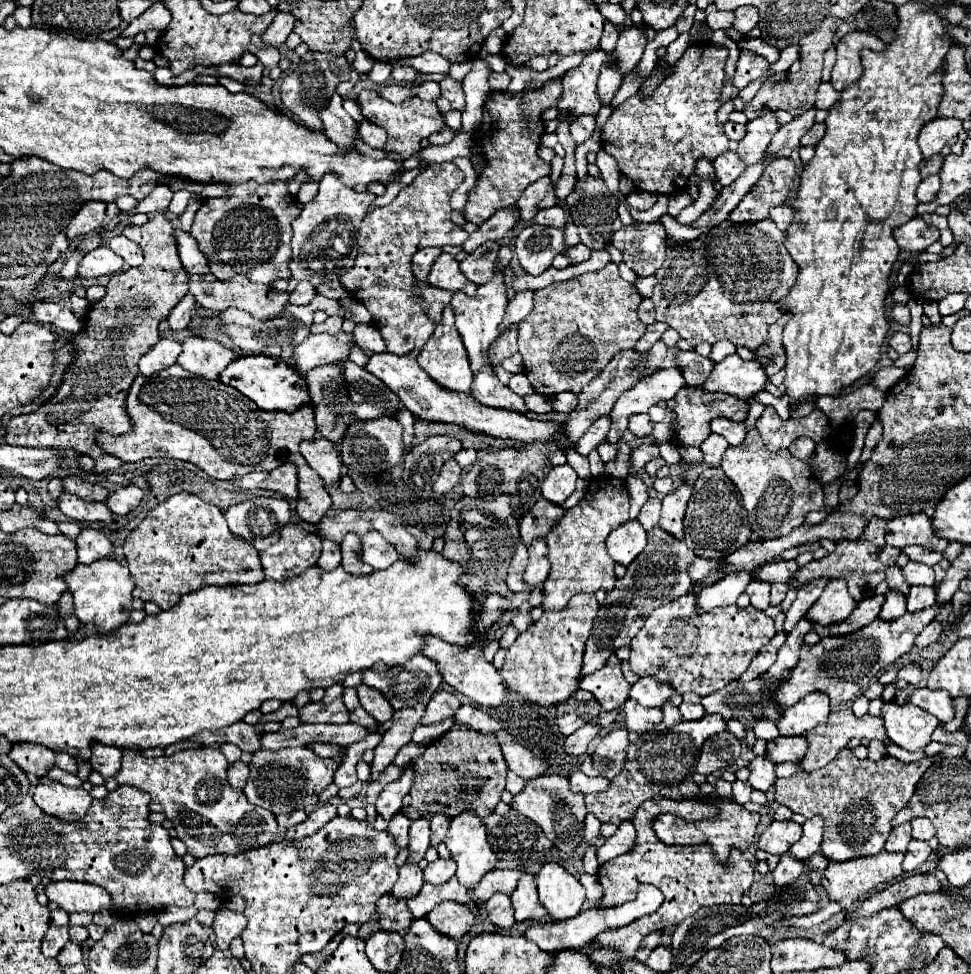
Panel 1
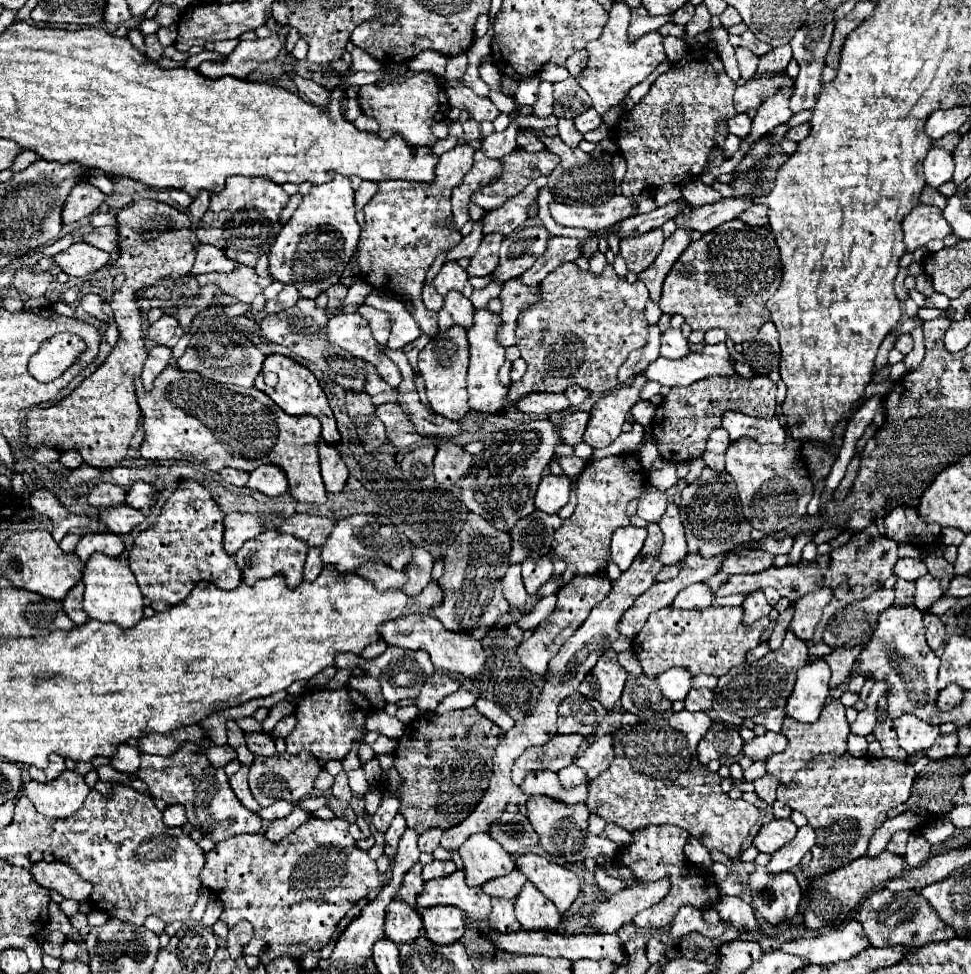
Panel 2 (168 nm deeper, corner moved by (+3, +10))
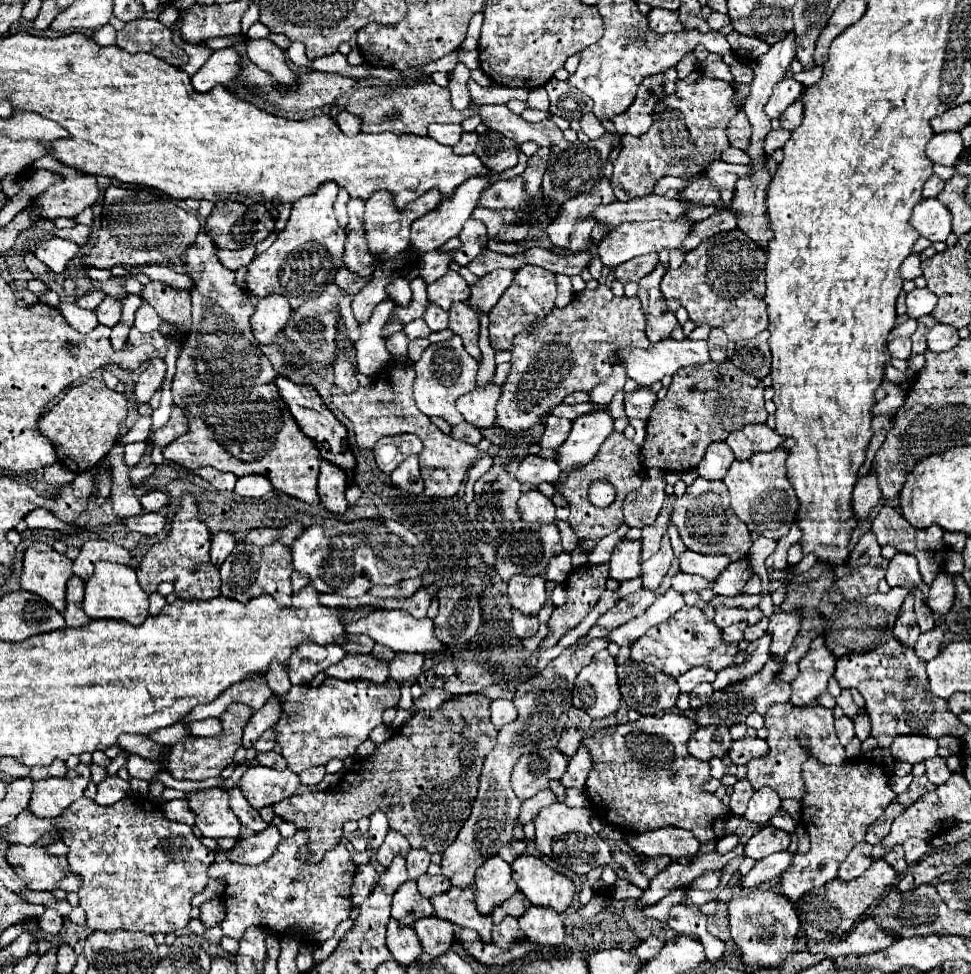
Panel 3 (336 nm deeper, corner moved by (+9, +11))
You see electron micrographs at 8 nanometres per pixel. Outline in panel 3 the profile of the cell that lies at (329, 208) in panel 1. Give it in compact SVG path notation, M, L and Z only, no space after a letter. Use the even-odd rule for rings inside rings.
M330 182L322 184L314 196L304 196L298 204L292 204L286 228L278 234L276 242L248 266L246 288L252 296L264 298L280 294L286 296L292 310L296 310L310 298L320 296L326 286L334 282L336 272L342 268L342 248L346 244L346 230L338 226L332 208L336 194L338 186Z

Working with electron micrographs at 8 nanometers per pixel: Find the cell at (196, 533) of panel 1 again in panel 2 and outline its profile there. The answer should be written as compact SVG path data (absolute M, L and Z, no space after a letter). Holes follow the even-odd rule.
M182 481L172 497L162 505L156 523L140 531L128 555L132 573L138 579L140 591L150 601L166 601L170 605L188 597L192 587L206 579L220 589L236 589L242 583L236 557L224 549L224 513L210 497L210 491L198 481Z

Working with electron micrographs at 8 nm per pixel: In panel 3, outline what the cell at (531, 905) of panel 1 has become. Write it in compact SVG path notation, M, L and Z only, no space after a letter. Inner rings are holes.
M530 908L526 916L522 916L520 928L530 942L538 948L558 948L564 940L564 922L558 912L552 908Z

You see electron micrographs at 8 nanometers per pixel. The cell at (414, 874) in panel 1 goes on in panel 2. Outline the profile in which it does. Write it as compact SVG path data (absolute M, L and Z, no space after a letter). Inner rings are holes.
M420 865L418 867L412 867L406 875L404 875L404 879L402 879L402 885L400 885L400 889L398 889L398 895L396 895L396 899L402 899L402 901L406 901L408 905L414 905L416 907L416 897L422 893L422 887L424 885L424 881L422 881L422 875L420 875Z

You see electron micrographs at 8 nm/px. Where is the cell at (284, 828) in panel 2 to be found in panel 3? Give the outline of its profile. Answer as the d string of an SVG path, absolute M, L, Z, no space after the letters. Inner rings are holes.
M268 826L266 832L258 832L246 840L238 840L238 844L226 852L228 860L238 862L238 864L262 864L266 858L270 858L274 854L274 850L278 848L278 842L282 840L280 832L276 826Z

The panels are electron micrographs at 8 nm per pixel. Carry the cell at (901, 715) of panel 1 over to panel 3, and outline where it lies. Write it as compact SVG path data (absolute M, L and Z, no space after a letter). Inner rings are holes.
M898 736L890 746L890 754L894 760L918 764L928 758L934 758L938 750L938 740L924 736Z

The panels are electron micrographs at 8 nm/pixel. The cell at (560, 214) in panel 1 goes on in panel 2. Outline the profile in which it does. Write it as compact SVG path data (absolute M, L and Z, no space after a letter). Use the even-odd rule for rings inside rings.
M614 195L608 203L598 207L586 207L586 205L572 207L572 205L556 203L556 201L550 203L550 213L556 223L566 227L584 227L590 231L608 229L620 219L626 219L638 213L648 213L654 209L656 209L654 199L644 195L634 195L634 197Z

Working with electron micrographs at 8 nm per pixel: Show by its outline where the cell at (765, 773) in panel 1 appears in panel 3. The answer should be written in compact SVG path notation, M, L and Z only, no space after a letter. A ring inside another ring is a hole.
M762 788L762 792L754 792L748 802L748 810L744 818L754 824L766 824L780 808L780 798L772 788Z

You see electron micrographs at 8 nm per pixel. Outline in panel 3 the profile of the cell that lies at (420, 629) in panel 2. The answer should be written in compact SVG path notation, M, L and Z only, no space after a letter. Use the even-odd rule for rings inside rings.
M376 610L360 620L346 622L344 630L348 634L366 634L366 636L374 638L378 644L392 648L394 652L422 652L422 654L436 652L434 660L442 660L444 646L438 644L438 640L434 640L434 624L430 618L416 620L408 612L402 612L402 610Z

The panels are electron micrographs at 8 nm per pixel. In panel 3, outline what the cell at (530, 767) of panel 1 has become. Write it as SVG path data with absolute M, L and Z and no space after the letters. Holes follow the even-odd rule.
M556 748L522 756L512 772L512 788L520 800L536 796L540 790L548 790L550 780L560 780L566 772L568 760Z

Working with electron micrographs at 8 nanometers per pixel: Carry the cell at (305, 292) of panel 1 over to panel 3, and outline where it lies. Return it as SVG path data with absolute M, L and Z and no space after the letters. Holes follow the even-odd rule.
M266 296L266 300L256 302L256 312L252 318L252 332L260 344L272 344L274 334L282 332L292 308L282 296Z

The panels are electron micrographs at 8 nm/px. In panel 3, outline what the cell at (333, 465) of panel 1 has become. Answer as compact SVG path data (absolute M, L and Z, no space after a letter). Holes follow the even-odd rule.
M322 460L320 478L318 478L318 494L328 512L332 514L346 512L348 502L344 498L344 490L346 490L346 474L340 468L334 468L334 464Z

